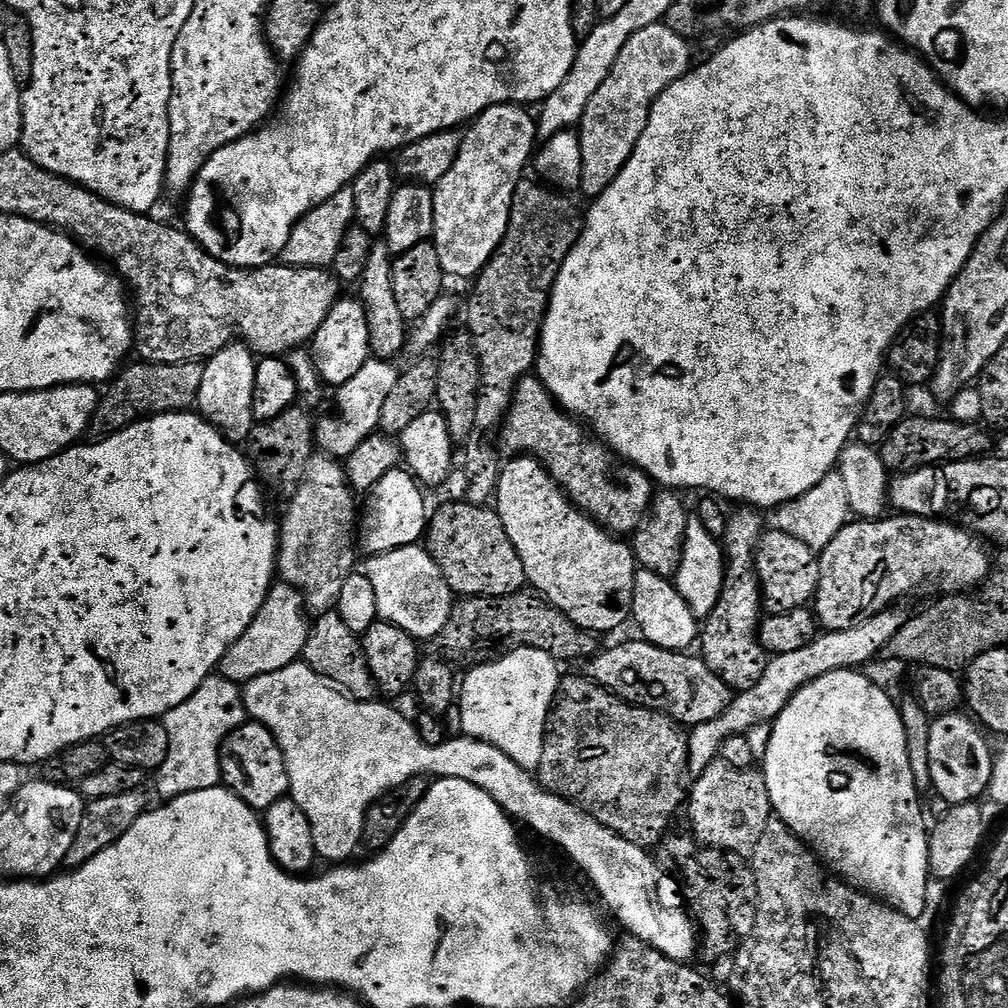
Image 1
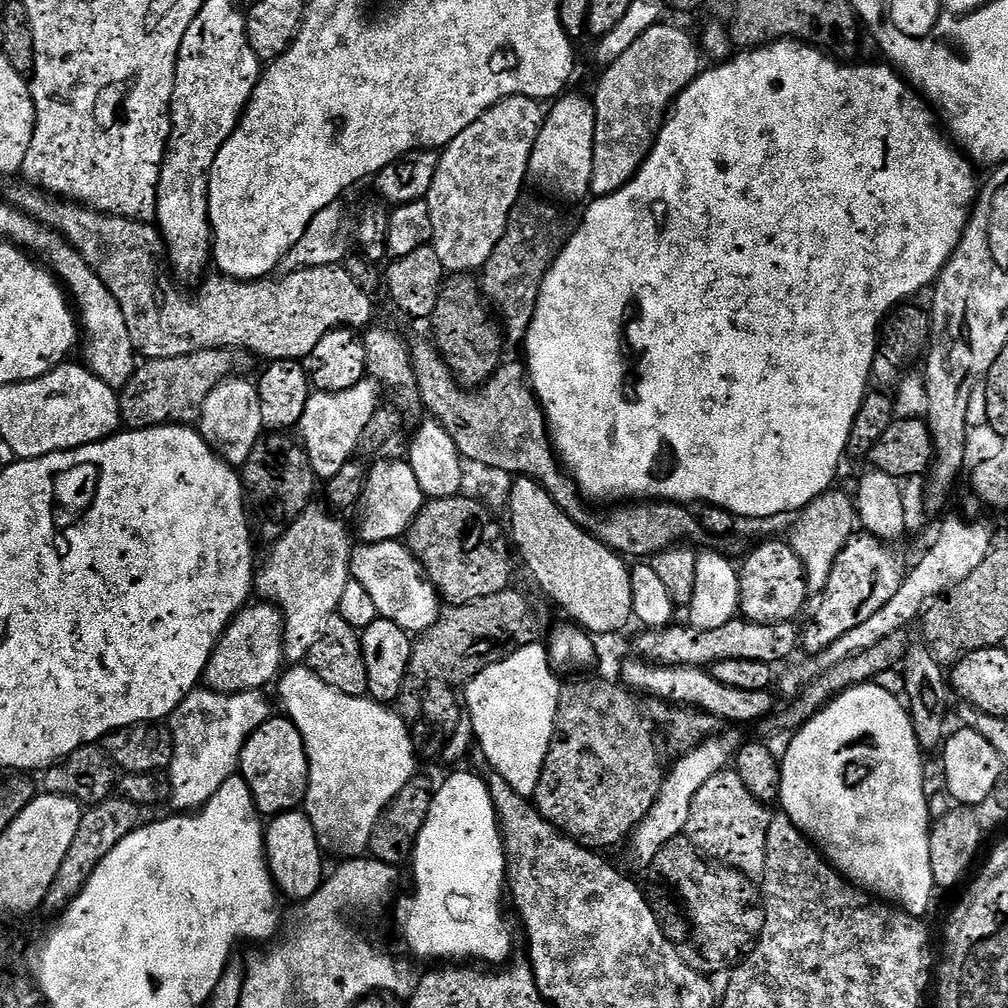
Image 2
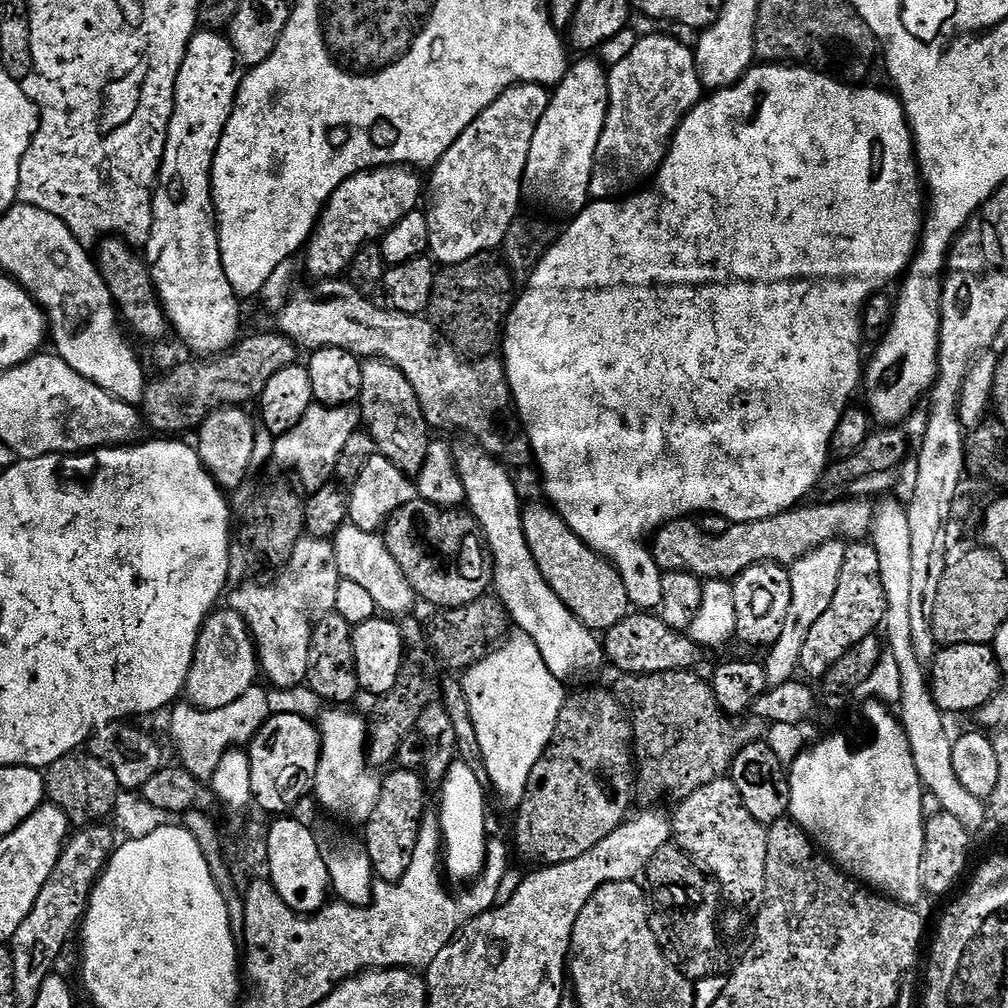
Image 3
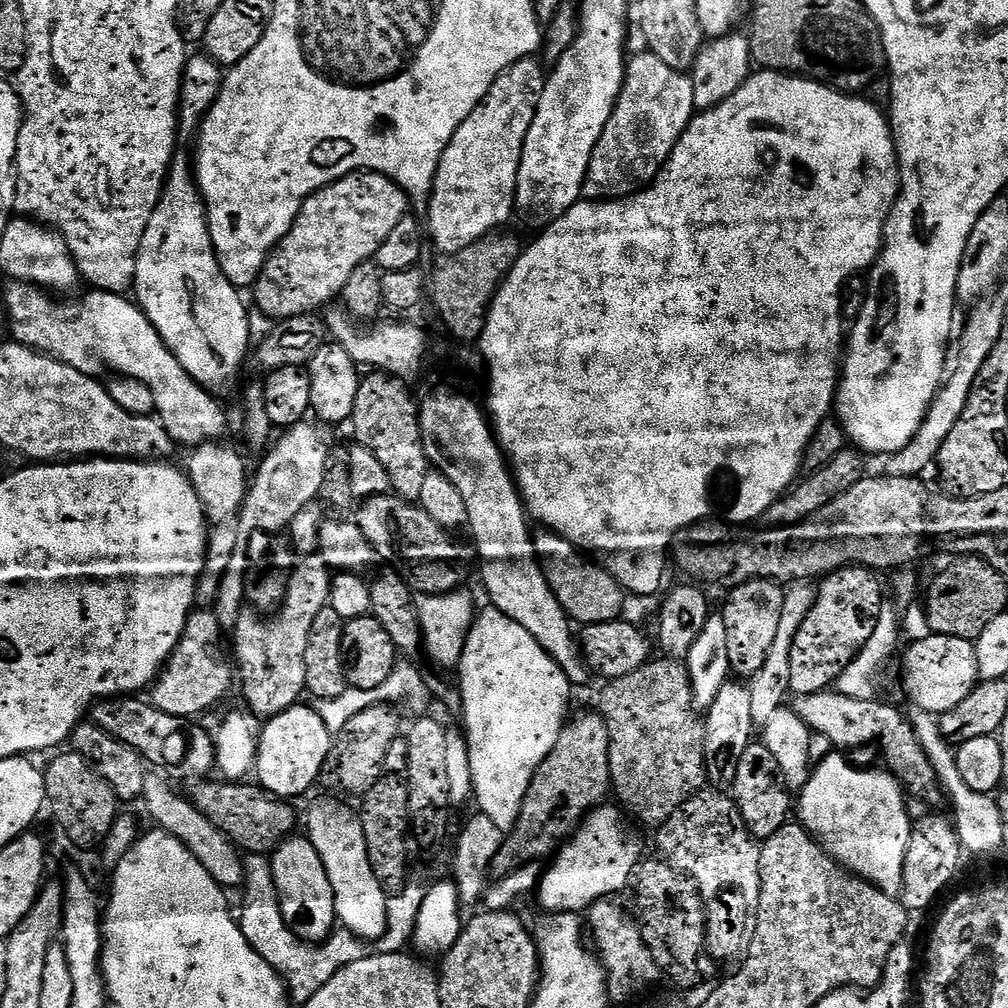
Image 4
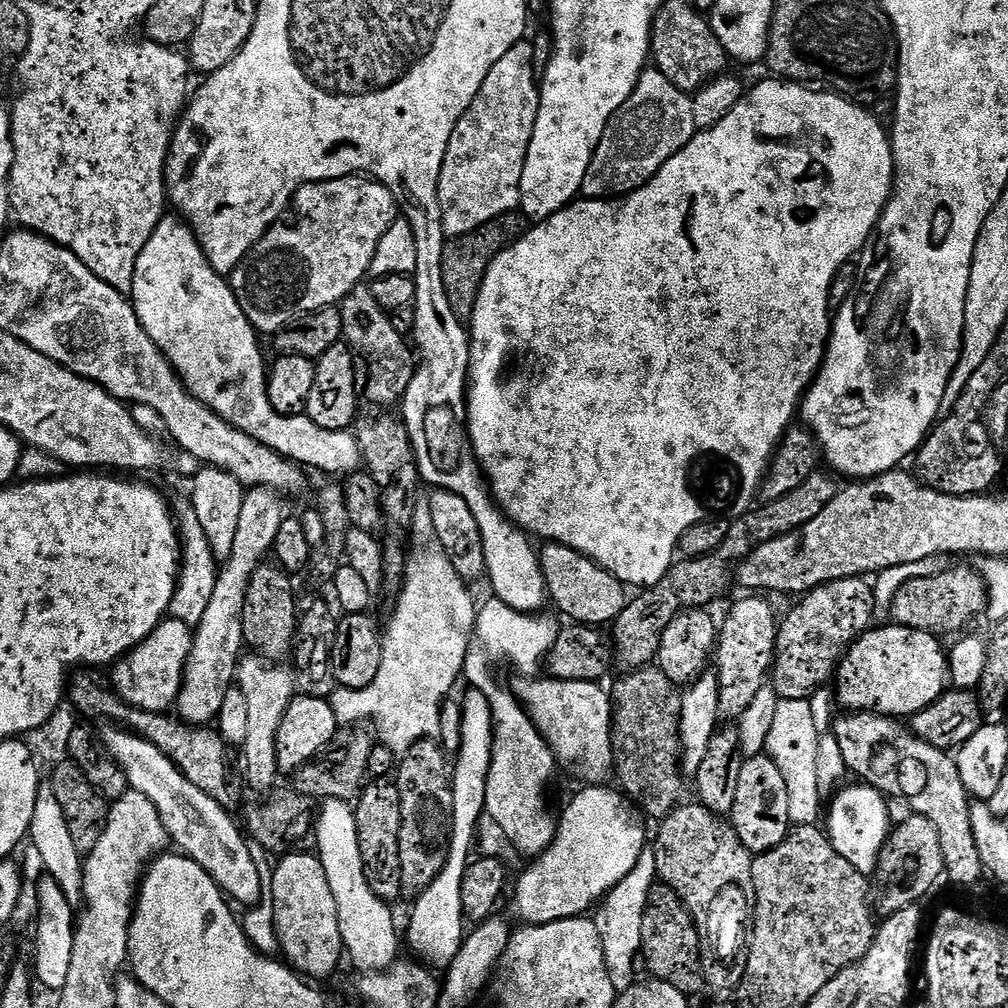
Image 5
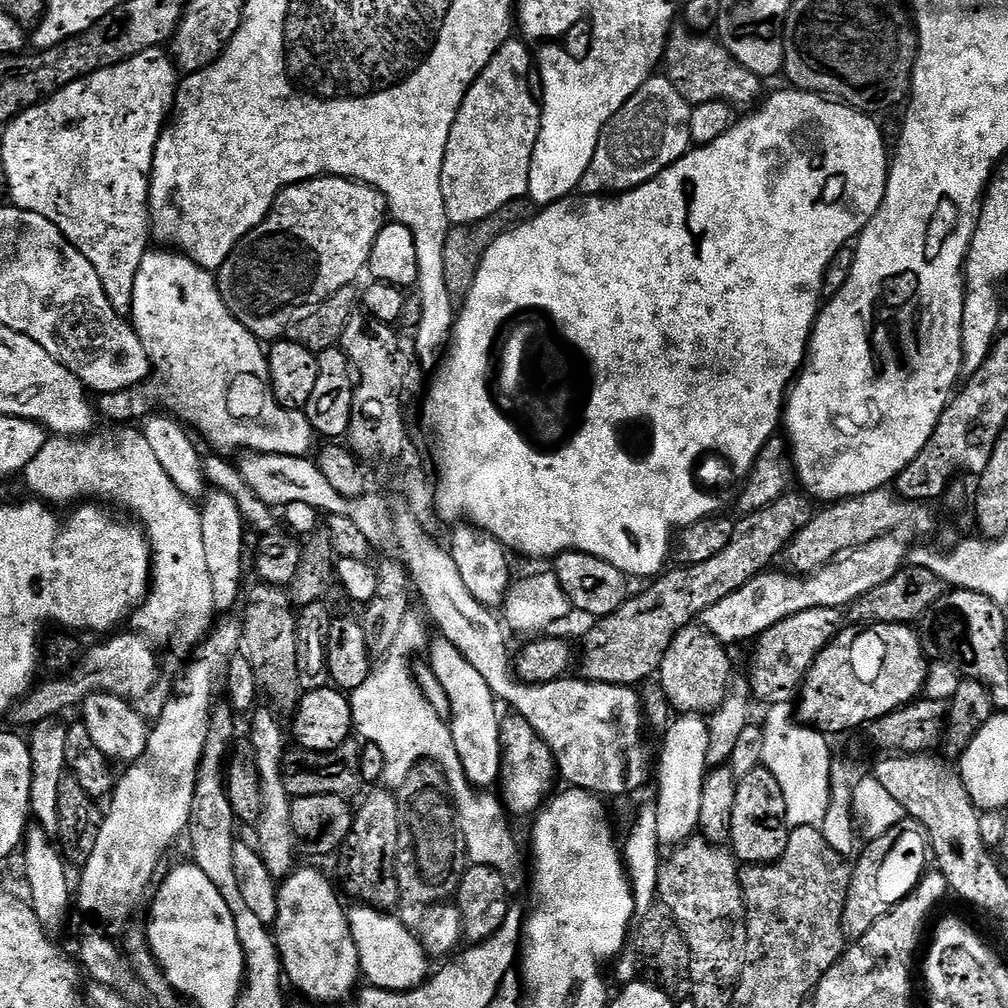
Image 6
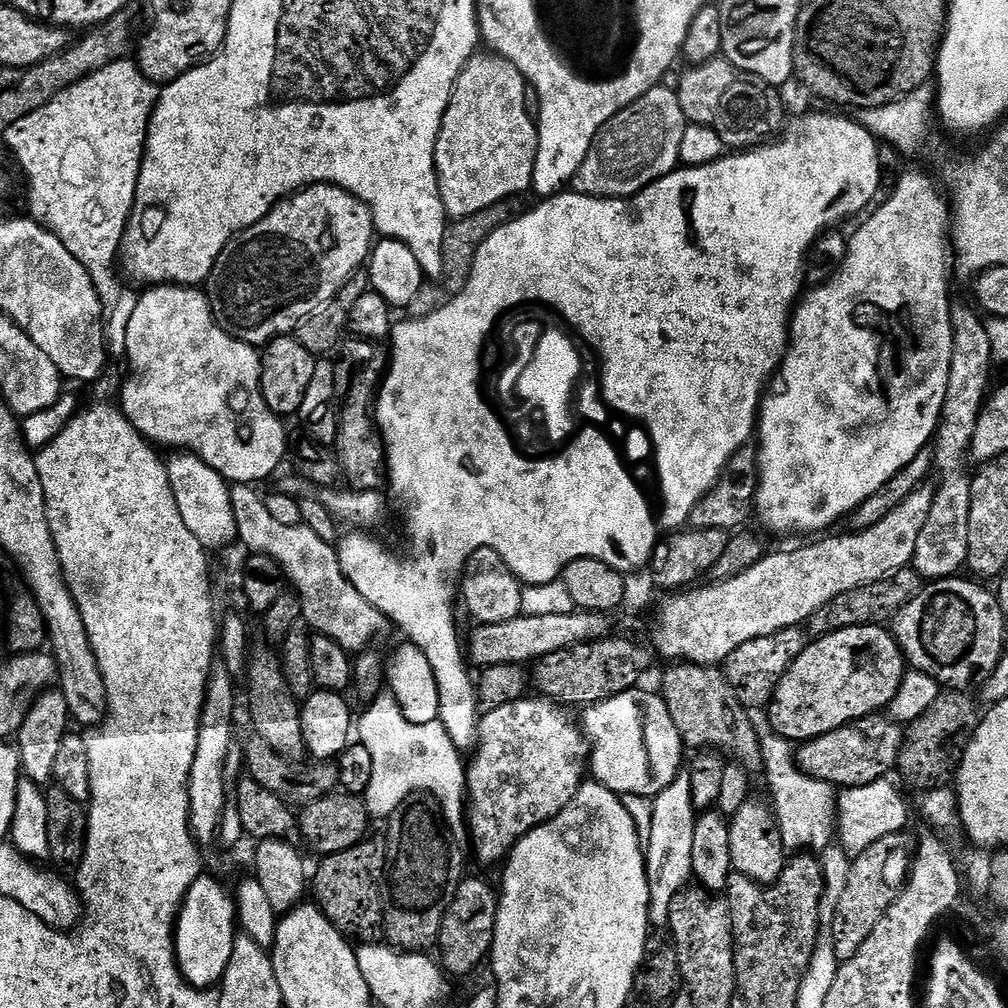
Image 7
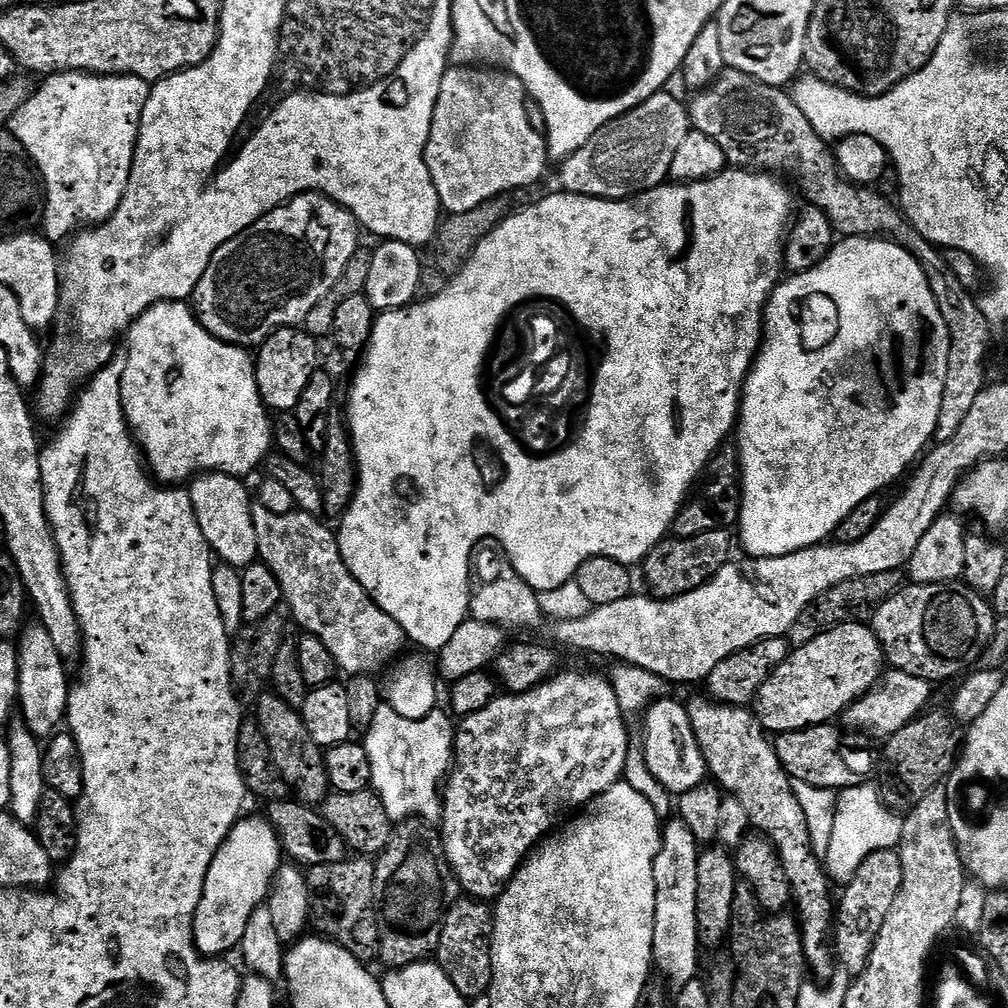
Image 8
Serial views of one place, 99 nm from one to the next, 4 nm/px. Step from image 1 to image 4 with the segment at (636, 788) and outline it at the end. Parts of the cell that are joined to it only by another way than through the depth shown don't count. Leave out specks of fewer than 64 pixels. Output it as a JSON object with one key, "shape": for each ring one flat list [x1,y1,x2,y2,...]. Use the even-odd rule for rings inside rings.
{"shape":[[599,711,584,712,581,716,576,716,565,723,563,730,558,734,558,742,554,742,554,750,538,766,534,778,530,782,530,790,526,790,526,798,520,807,520,813,516,819,516,829,507,833,504,844,498,850,492,860,490,872,493,877,508,877,518,868,522,862,529,859,531,852,536,852,540,848,540,836,532,828,548,828,548,844,552,850,559,849,576,831,584,821,588,813,603,805,606,798,604,795,610,792,612,787,610,762,608,761,608,751,610,742,607,738,607,726]]}

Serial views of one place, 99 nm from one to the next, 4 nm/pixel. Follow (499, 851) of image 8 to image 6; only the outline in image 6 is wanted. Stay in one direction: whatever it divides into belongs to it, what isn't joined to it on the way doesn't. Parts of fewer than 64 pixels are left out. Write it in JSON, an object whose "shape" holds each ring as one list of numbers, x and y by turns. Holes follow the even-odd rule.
{"shape":[[515,714,509,717,509,720,505,719,500,725,502,755,498,792,502,797,504,808,509,813,517,812,518,815,524,816,527,812,535,813,545,803,546,797,553,791,552,779,557,779,558,769,556,758,548,744,540,739,540,735,533,730,530,722]]}

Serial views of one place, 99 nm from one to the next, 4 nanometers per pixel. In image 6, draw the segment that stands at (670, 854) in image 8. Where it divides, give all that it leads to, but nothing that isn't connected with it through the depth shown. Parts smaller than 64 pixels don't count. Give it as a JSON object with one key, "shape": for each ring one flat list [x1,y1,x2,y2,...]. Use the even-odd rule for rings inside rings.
{"shape":[[680,714,667,725,660,761,656,764,656,802,654,809,661,845,683,844,697,833,702,814,702,786,709,774,708,721,700,714],[677,719,677,720,676,720],[676,720,676,721,675,721],[668,732,668,733,666,733]]}

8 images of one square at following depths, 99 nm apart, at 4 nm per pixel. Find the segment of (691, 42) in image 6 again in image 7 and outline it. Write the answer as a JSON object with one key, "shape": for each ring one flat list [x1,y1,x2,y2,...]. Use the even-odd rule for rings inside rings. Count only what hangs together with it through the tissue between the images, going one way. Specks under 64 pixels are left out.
{"shape":[[727,58,707,60,704,64,694,64,685,67,685,69,680,72,680,85,674,90,678,102,682,106,684,119,688,124,701,124,713,128,722,138,725,149,747,150,755,148,765,143,766,138,779,133,785,127,784,104,780,101,781,89,777,85,767,84,762,78,734,66]]}

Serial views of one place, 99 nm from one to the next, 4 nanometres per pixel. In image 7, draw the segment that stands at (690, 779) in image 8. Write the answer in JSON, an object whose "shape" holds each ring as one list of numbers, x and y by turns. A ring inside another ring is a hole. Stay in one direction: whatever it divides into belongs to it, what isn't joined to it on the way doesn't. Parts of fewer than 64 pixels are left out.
{"shape":[[637,686,622,694,611,696,585,707,582,728,590,745,589,769,591,777,619,796,634,794,636,798,654,798,681,775,686,745,681,732,670,716,669,707,661,693]]}

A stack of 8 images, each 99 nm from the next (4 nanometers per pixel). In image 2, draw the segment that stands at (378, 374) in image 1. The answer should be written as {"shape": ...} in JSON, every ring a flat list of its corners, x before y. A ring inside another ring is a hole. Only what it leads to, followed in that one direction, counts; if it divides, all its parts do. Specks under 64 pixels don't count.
{"shape":[[359,380,350,390,341,392,313,391,306,402,306,410,298,425,298,439,310,458,310,466,321,481,327,482,342,470,356,454,362,430,370,418,374,418,382,392,375,380]]}

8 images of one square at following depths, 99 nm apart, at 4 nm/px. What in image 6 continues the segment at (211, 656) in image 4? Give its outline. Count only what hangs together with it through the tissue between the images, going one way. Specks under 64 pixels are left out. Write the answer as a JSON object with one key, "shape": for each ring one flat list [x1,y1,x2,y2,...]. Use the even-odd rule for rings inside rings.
{"shape":[[128,633,113,635,105,644,96,644,83,653,82,663,63,678,50,678,45,684,37,683,32,691,12,709,10,720,16,724,34,726,43,720,59,717,67,708,83,705,87,696,94,692,109,692,123,700,137,702,152,692,160,676,160,664,156,661,153,641,149,637]]}

